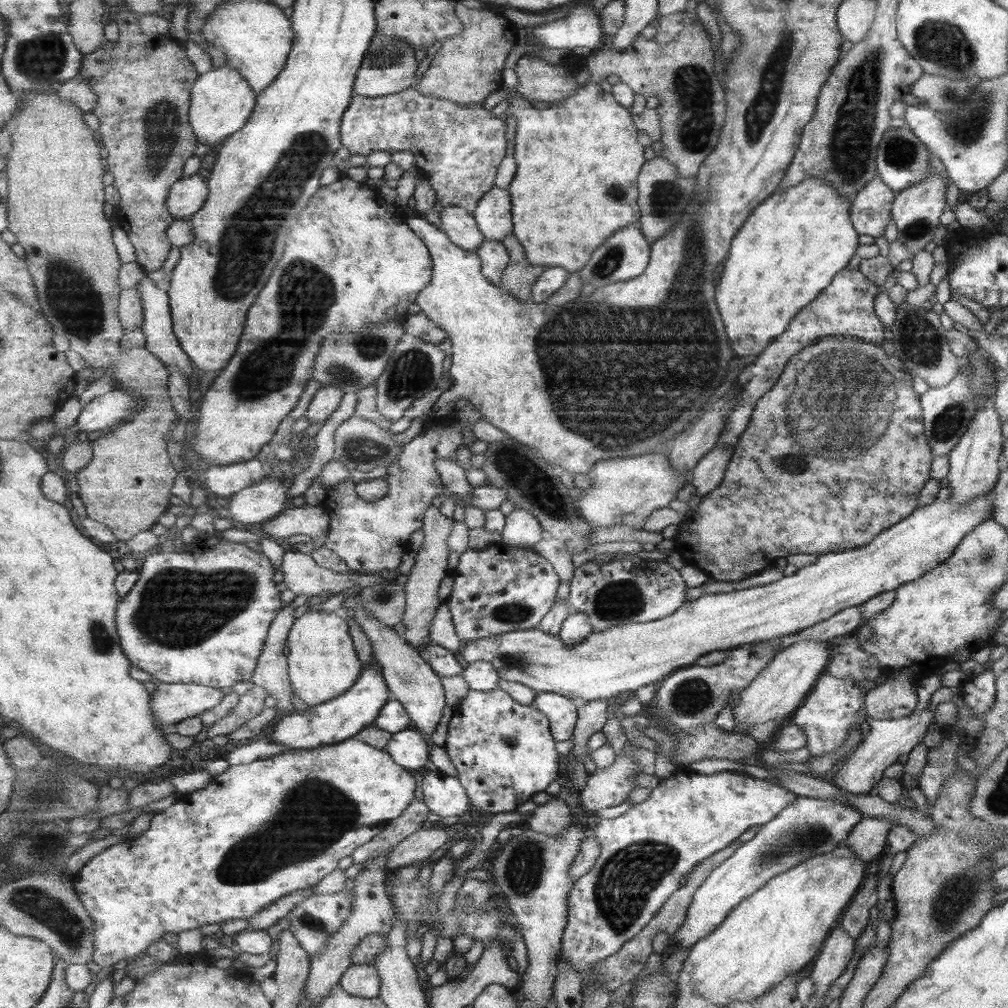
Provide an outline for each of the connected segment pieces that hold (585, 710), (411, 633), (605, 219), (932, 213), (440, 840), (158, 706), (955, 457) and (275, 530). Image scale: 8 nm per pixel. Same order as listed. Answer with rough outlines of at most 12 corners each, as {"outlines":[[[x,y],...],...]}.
{"outlines":[[[578,700],[573,754],[585,760],[590,738],[608,724],[606,700]],[[428,509],[426,542],[404,583],[404,638],[420,652],[432,626],[442,582],[451,573],[456,520]],[[588,82],[517,125],[516,234],[574,273],[641,222],[646,146]],[[946,180],[895,193],[898,242],[918,254],[932,241],[947,206]],[[422,828],[395,848],[388,870],[429,861],[449,843],[446,830]],[[157,681],[152,706],[164,731],[224,702],[222,690]],[[984,400],[948,454],[950,501],[996,486],[1003,449],[994,402]],[[324,505],[289,506],[262,533],[288,539],[305,534],[323,542],[332,530]]]}

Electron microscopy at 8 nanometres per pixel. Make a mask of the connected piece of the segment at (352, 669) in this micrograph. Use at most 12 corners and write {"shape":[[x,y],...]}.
{"shape":[[338,612],[294,623],[289,664],[310,707],[353,689],[365,663]]}

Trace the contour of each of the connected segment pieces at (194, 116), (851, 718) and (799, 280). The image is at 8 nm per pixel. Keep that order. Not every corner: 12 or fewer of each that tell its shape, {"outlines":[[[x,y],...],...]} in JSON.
{"outlines":[[[226,64],[200,75],[191,121],[224,143],[251,120],[259,93]],[[824,672],[792,722],[811,758],[833,754],[865,690]],[[778,188],[716,284],[736,358],[760,354],[847,268],[851,199]]]}

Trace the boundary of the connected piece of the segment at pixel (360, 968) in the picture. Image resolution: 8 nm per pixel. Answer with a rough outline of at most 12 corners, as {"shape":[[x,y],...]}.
{"shape":[[353,964],[340,985],[354,996],[381,996],[375,964]]}

